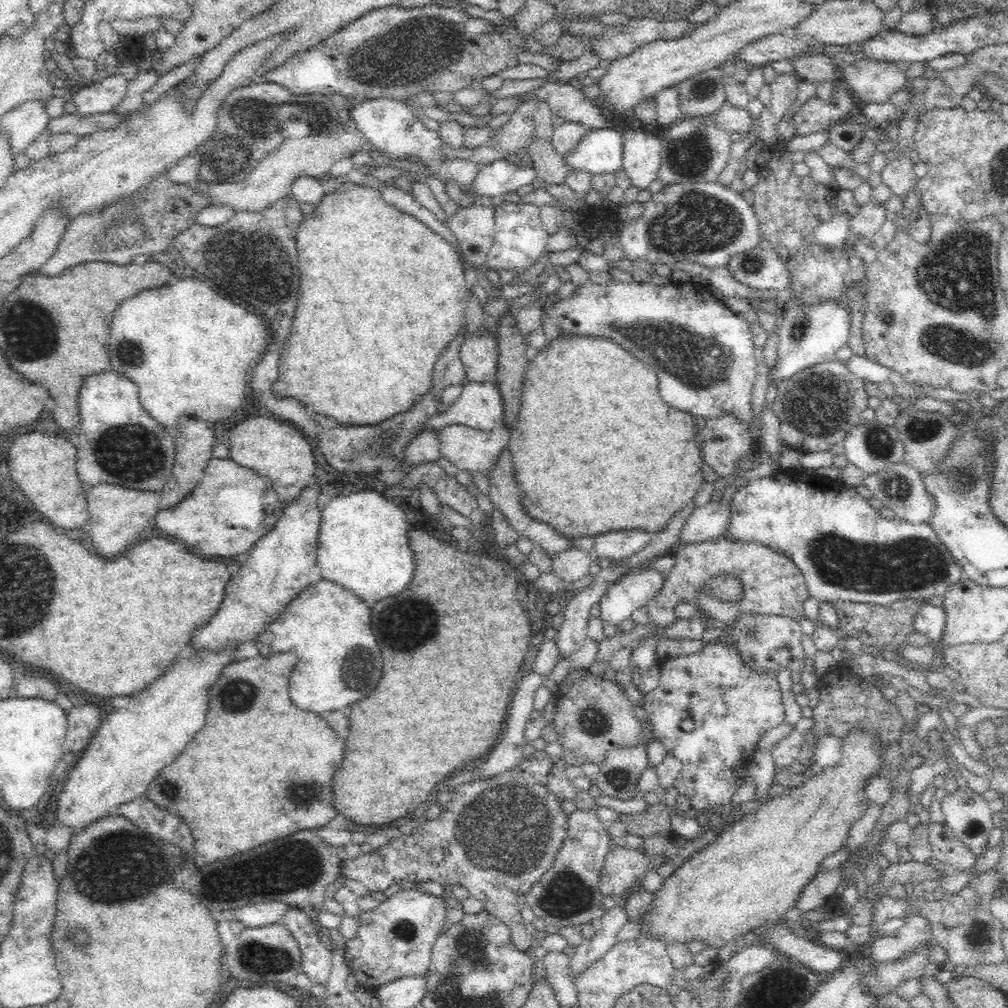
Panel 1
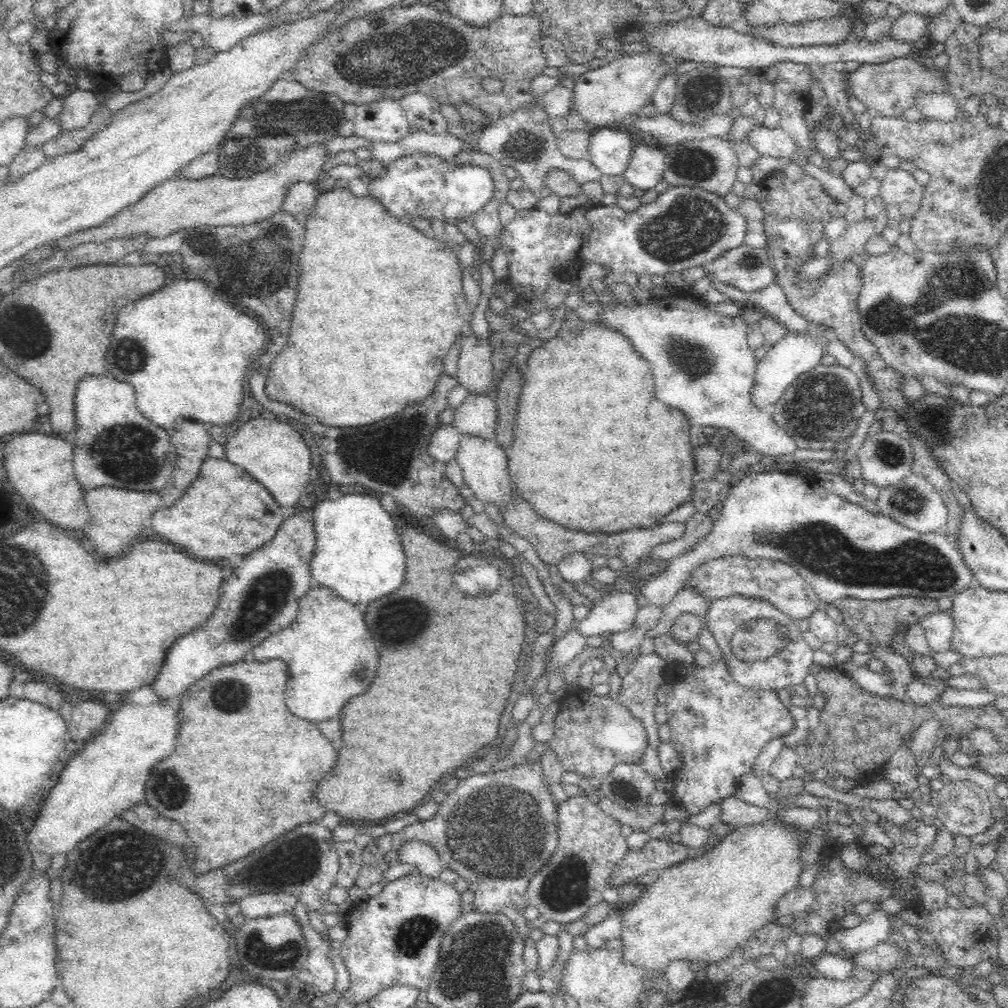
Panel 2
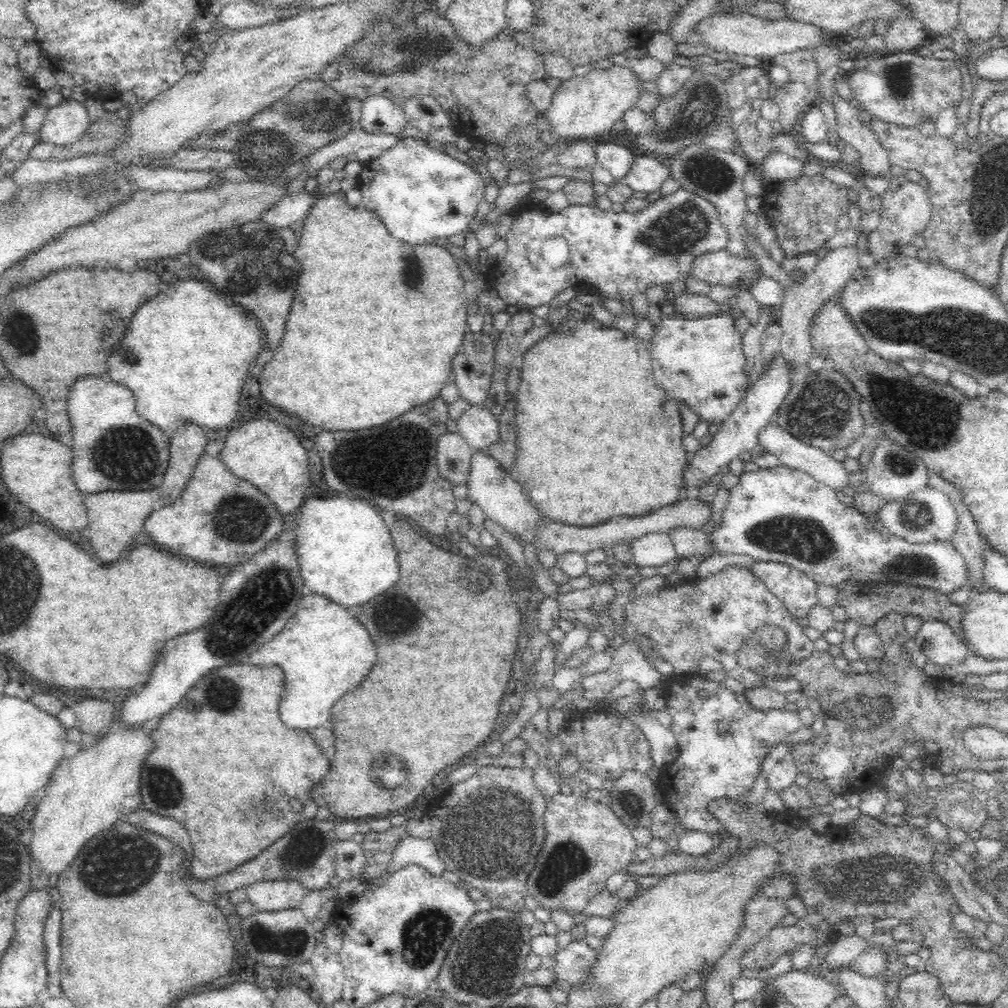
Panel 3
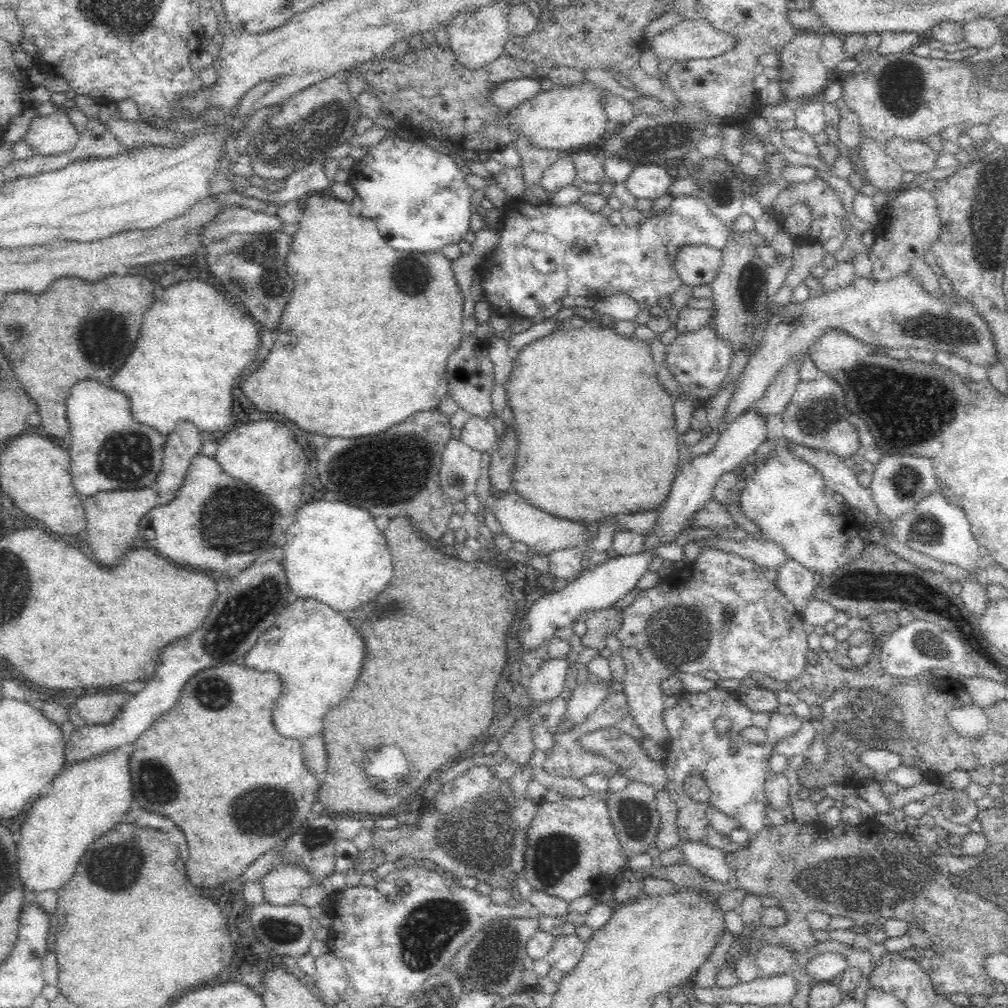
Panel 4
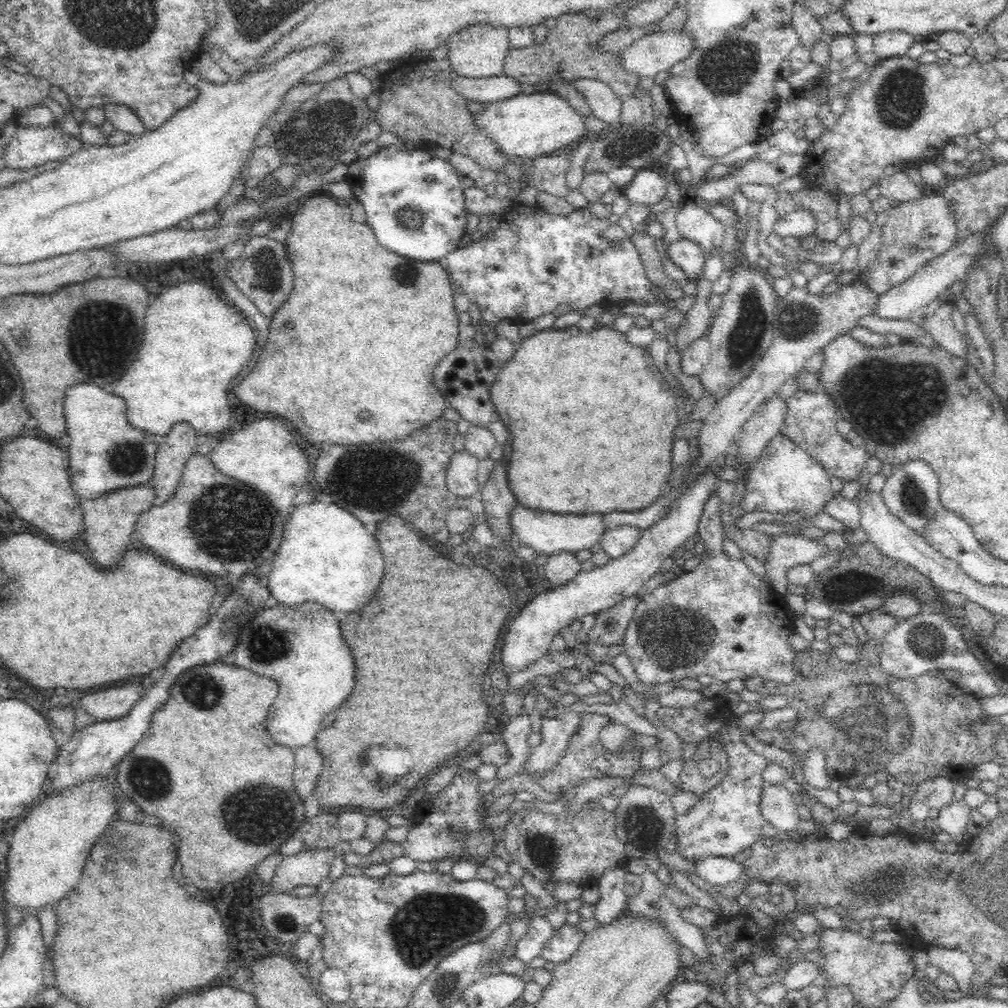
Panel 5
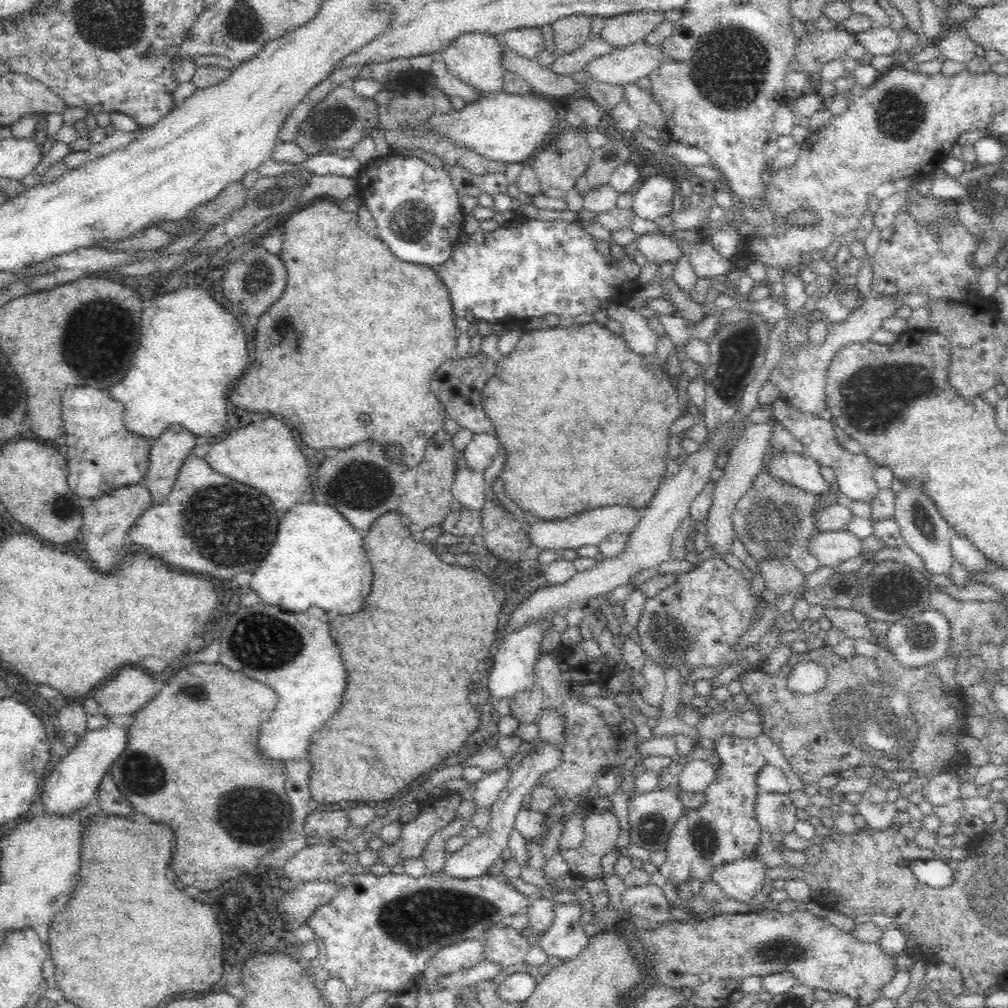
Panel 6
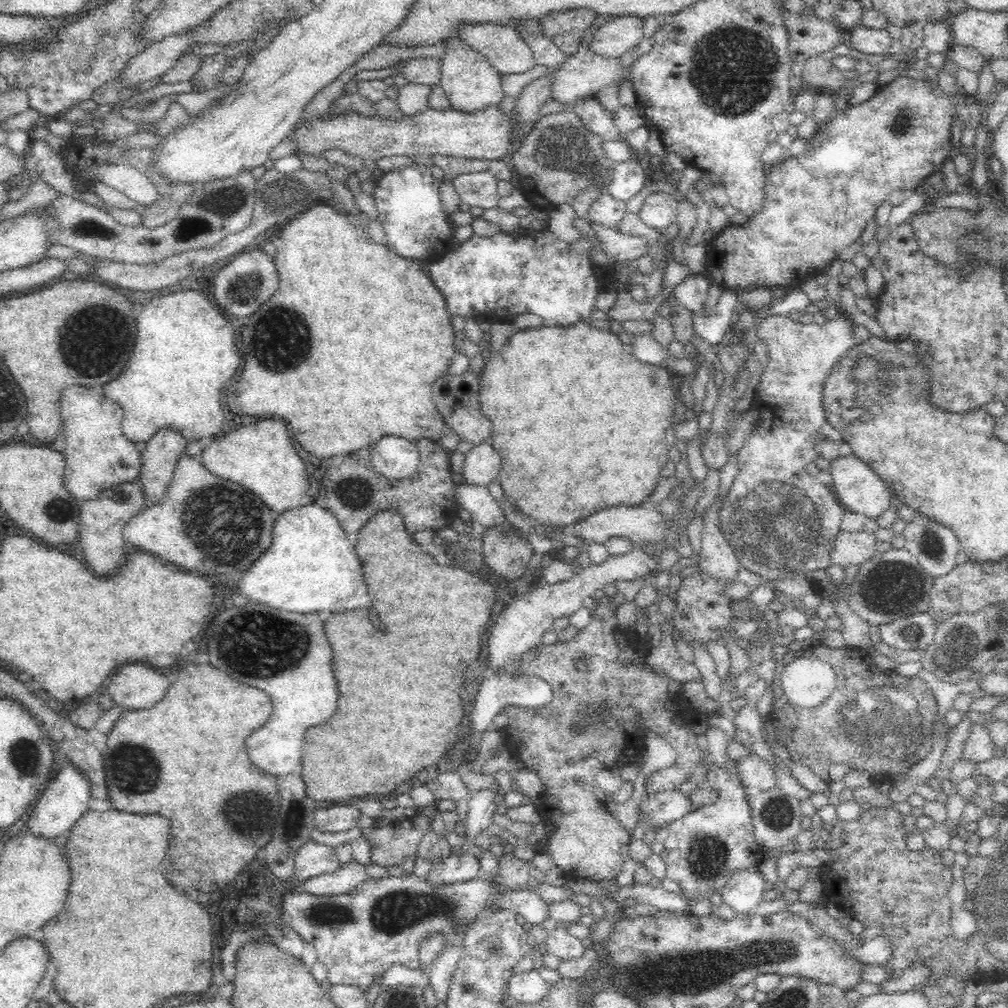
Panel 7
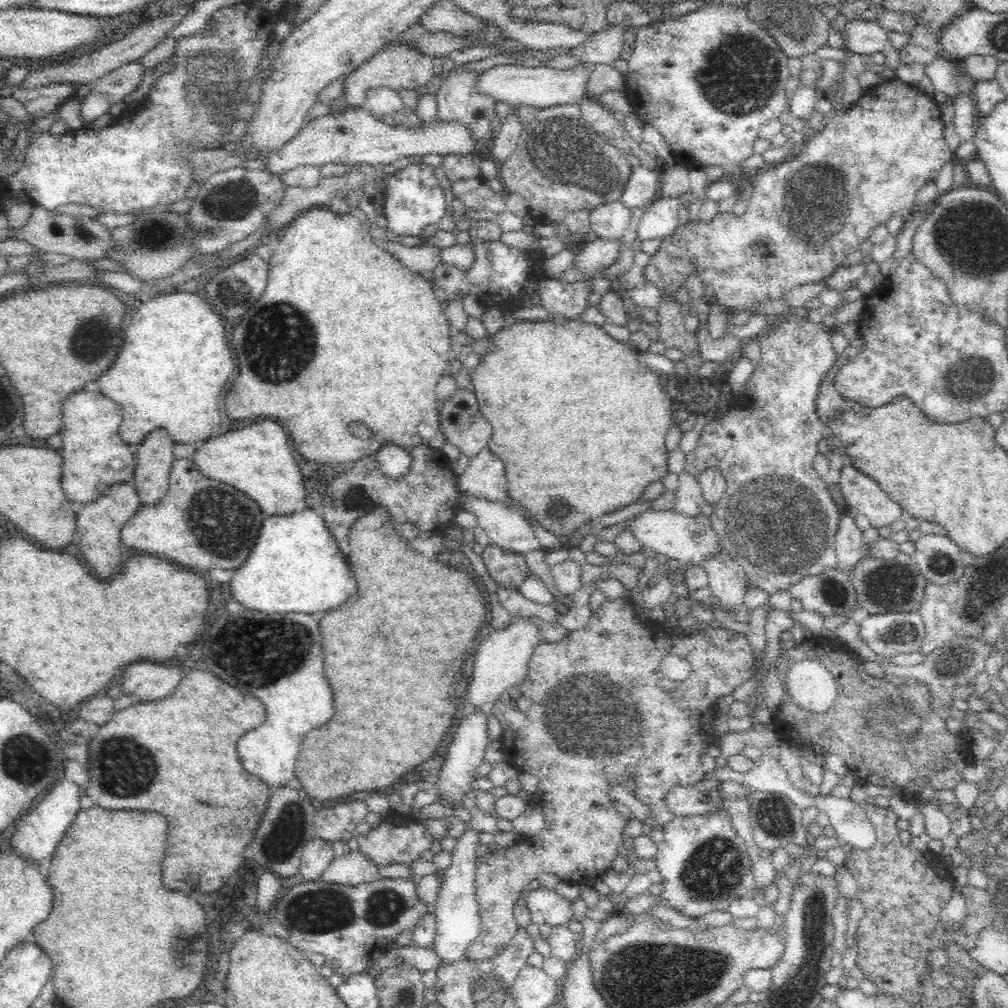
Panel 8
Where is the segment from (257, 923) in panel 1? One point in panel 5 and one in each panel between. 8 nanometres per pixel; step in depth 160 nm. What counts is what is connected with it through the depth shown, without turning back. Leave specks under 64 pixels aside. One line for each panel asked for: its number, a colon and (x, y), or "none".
2: (263, 905)
3: (267, 896)
4: (283, 885)
5: (307, 867)

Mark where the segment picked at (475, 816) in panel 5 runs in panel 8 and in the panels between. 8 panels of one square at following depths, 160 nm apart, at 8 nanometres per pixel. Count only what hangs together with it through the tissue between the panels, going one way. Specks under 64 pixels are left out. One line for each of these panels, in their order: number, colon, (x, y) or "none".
6: (435, 812)
7: (391, 845)
8: (384, 845)

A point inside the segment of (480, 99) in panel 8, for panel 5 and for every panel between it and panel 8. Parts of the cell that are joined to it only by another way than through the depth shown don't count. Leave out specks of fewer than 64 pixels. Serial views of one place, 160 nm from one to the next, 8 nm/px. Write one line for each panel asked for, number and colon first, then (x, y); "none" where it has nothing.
5: (478, 50)
6: (477, 59)
7: (469, 80)

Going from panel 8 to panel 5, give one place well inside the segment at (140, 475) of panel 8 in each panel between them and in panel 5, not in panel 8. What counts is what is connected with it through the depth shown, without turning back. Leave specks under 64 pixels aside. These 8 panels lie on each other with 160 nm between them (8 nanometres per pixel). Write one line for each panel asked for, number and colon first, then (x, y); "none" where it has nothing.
5: (174, 449)
6: (168, 452)
7: (160, 455)

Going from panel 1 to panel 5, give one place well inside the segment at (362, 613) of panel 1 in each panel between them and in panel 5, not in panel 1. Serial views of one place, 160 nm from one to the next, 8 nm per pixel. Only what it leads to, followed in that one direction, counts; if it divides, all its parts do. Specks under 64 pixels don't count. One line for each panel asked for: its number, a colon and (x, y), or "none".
2: (331, 658)
3: (325, 652)
4: (319, 654)
5: (309, 658)

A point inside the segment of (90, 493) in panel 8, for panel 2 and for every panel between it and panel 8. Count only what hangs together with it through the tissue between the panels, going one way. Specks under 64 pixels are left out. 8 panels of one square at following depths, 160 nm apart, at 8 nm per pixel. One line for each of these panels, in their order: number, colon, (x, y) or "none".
2: (115, 445)
3: (114, 448)
4: (110, 450)
5: (106, 453)
6: (103, 456)
7: (98, 456)

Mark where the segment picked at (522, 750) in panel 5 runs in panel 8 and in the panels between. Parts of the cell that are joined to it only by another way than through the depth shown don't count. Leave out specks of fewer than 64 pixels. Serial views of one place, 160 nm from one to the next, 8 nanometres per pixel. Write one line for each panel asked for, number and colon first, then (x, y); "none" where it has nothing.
6: (486, 792)
7: (482, 805)
8: (458, 921)

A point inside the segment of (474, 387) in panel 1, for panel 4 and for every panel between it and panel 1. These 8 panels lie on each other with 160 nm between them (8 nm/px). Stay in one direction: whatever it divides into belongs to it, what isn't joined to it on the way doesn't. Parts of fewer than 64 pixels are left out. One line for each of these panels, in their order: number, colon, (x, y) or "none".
2: (477, 415)
3: (478, 425)
4: (479, 434)

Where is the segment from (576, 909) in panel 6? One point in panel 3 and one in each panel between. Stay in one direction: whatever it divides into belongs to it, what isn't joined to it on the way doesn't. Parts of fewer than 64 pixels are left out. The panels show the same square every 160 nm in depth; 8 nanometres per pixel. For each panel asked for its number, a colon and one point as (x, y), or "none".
3: (574, 963)
4: (567, 951)
5: (565, 941)

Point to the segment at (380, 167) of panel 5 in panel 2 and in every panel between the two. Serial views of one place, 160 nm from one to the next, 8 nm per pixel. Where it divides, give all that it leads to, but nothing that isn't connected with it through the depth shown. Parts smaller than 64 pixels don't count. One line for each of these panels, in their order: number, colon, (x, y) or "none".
2: (425, 187)
3: (423, 195)
4: (419, 197)

